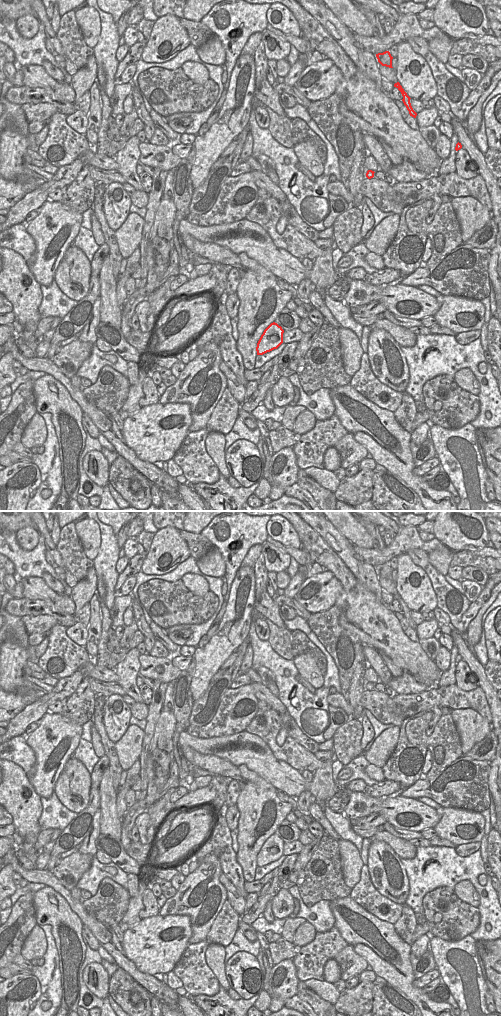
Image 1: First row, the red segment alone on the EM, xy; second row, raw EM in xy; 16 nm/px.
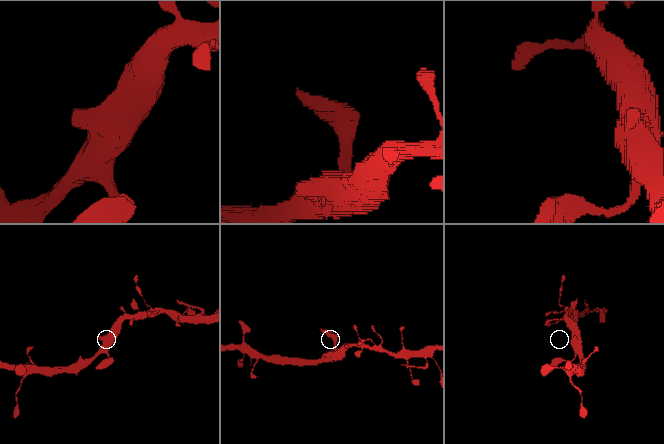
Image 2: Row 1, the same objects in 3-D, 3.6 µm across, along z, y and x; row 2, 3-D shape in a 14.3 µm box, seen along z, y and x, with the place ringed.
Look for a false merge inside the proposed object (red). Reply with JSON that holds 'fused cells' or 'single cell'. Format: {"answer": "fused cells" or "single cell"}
{"answer": "single cell"}

